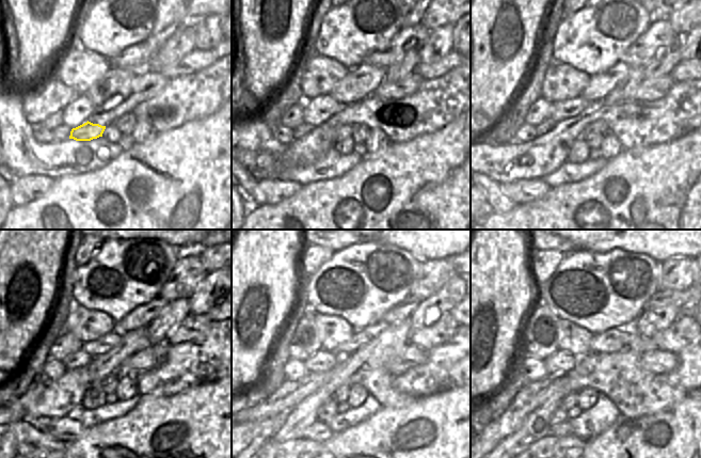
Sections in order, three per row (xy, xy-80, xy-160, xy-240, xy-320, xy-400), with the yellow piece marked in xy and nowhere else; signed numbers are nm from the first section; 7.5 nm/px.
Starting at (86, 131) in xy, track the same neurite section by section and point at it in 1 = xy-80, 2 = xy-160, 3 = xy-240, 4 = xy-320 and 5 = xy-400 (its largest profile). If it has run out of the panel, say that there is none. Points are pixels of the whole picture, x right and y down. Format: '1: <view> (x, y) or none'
1: xy-80 (344, 131)
2: xy-160 (599, 126)
3: xy-240 (152, 358)
4: xy-320 (412, 356)
5: xy-400 (658, 361)

